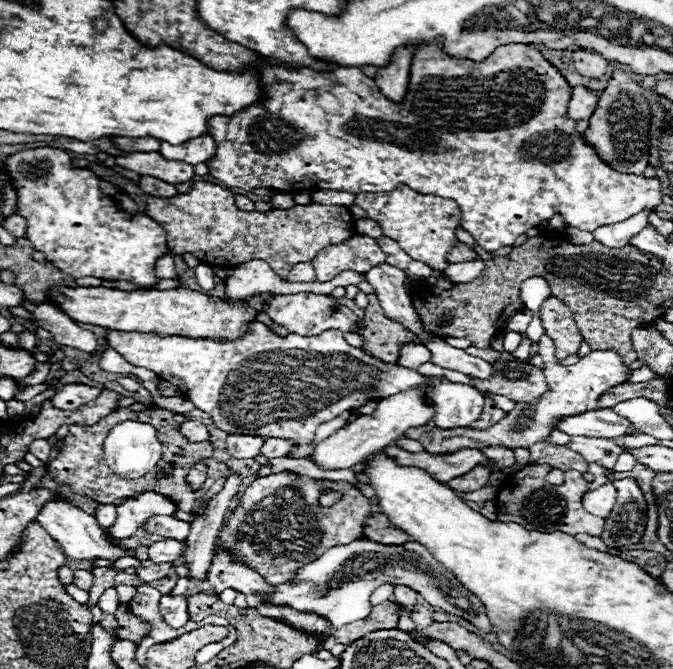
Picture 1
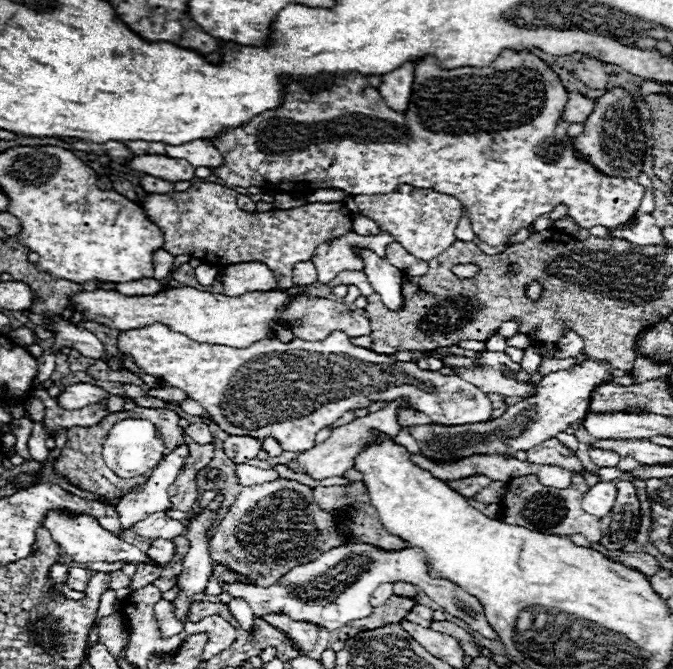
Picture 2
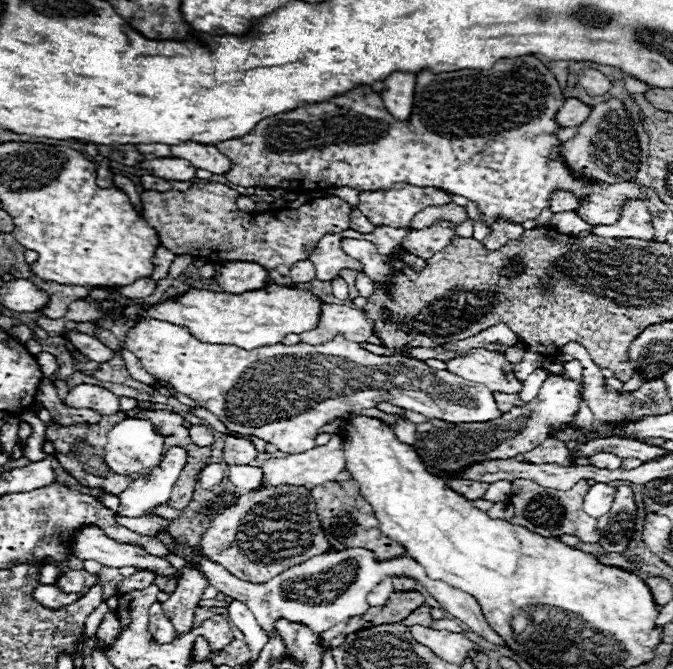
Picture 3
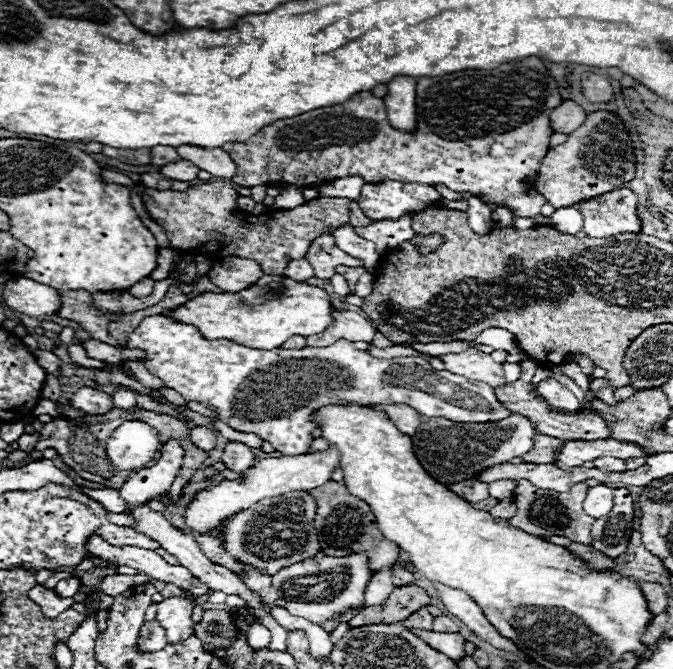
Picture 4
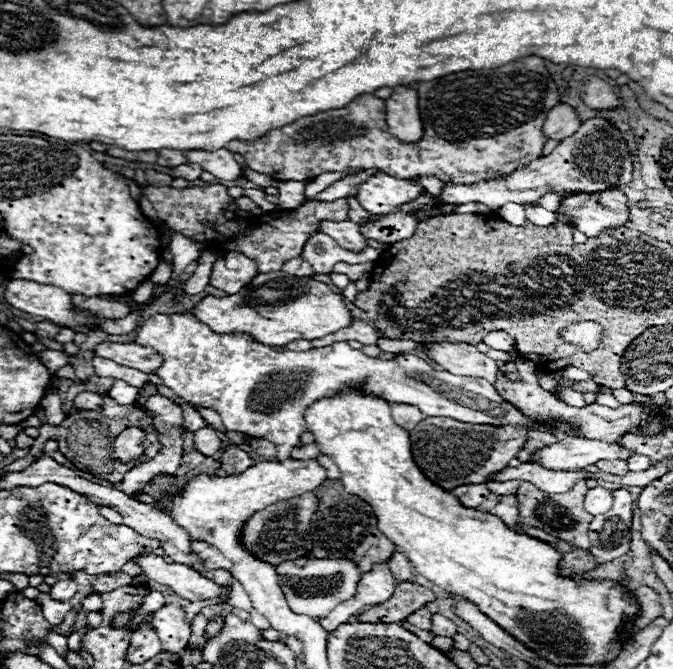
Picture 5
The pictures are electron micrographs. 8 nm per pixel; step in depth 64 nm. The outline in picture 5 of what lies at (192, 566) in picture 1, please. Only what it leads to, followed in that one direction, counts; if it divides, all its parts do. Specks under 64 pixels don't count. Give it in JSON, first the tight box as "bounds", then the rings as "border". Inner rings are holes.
{"bounds":[152,604,192,652],"border":[[[178,604],[162,606],[152,620],[152,626],[160,638],[162,652],[180,652],[186,648],[192,634],[190,626],[184,622],[184,610]]]}

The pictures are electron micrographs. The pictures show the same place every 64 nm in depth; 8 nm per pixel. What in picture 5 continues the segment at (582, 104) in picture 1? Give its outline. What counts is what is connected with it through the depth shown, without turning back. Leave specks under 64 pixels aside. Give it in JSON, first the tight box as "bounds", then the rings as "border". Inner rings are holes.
{"bounds":[542,104,580,140],"border":[[[558,104],[554,110],[548,112],[542,132],[546,138],[564,140],[564,138],[572,136],[578,128],[580,128],[580,120],[578,120],[578,114],[574,112],[574,108],[568,104]]]}

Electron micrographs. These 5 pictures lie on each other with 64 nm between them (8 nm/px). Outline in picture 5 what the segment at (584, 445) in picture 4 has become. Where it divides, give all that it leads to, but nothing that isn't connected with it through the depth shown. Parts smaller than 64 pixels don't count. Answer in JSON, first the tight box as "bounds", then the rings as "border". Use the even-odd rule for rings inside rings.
{"bounds":[532,436,632,470],"border":[[[568,436],[562,442],[538,450],[532,462],[550,470],[576,470],[576,468],[586,468],[588,464],[596,464],[598,460],[612,460],[612,458],[626,460],[630,456],[632,452],[620,448],[618,444]]]}

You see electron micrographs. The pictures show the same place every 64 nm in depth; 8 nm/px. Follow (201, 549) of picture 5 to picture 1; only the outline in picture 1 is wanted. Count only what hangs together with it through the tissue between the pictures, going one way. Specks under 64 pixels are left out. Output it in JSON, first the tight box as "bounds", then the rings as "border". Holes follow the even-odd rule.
{"bounds":[218,472,372,584],"border":[[[278,472],[274,476],[256,478],[246,486],[218,540],[228,546],[228,552],[236,562],[256,570],[268,584],[282,584],[290,582],[298,568],[316,560],[328,548],[358,540],[362,536],[360,528],[364,526],[364,518],[370,512],[372,504],[368,498],[346,482],[330,482],[328,486],[306,476]],[[324,488],[342,490],[344,498],[338,504],[324,508],[318,504],[318,494]]]}

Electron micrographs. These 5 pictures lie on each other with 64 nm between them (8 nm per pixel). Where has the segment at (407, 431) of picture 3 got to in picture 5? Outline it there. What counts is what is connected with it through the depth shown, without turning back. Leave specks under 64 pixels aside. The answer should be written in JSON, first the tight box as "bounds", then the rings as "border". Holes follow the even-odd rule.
{"bounds":[392,404,426,430],"border":[[[392,404],[392,418],[406,430],[414,428],[420,420],[424,420],[426,416],[416,408],[416,406],[408,406],[408,404]]]}

